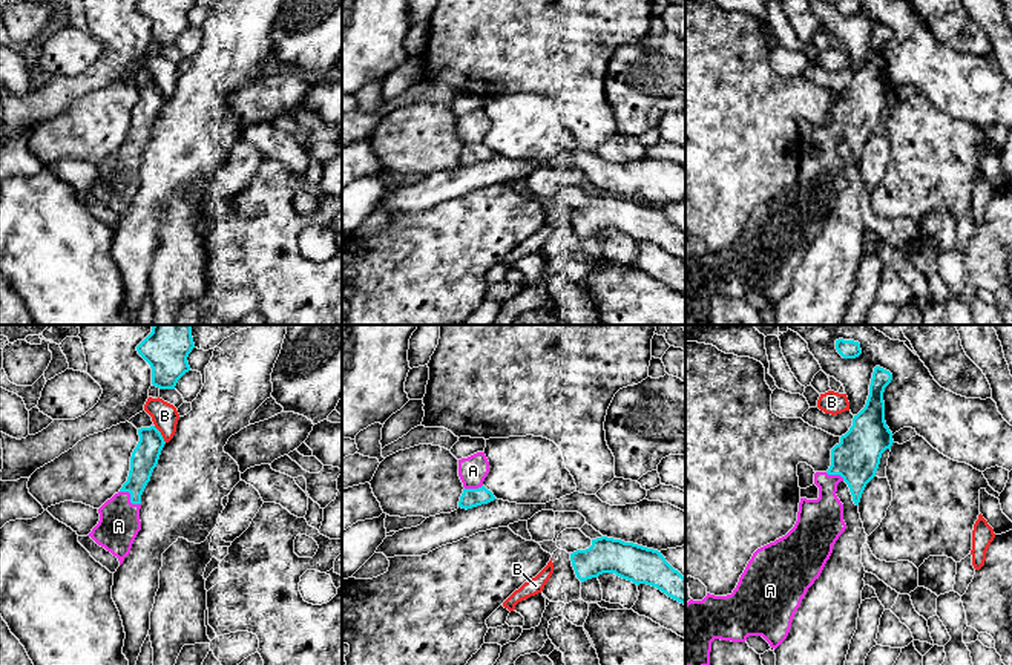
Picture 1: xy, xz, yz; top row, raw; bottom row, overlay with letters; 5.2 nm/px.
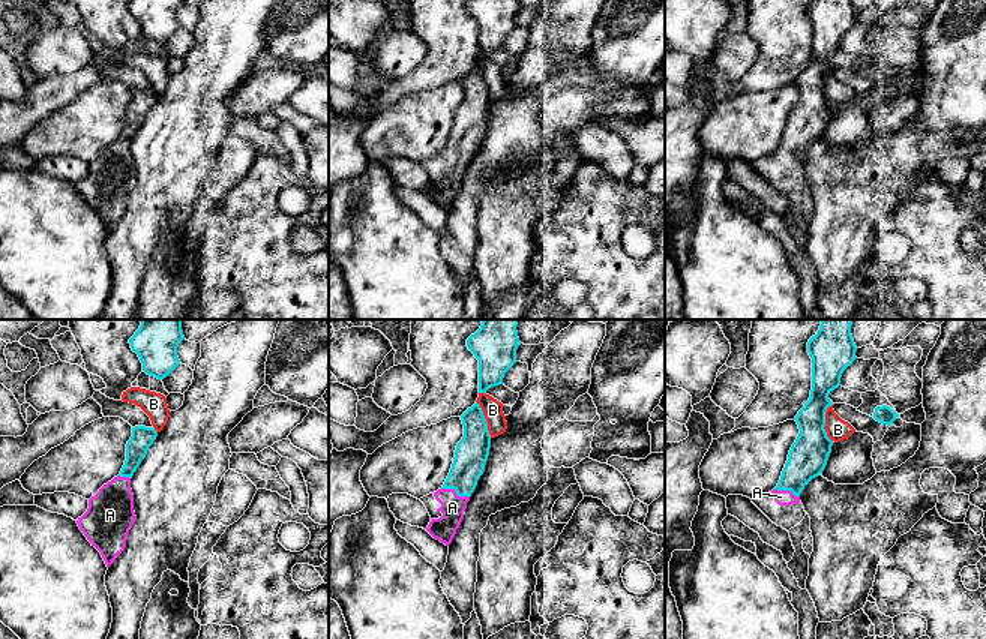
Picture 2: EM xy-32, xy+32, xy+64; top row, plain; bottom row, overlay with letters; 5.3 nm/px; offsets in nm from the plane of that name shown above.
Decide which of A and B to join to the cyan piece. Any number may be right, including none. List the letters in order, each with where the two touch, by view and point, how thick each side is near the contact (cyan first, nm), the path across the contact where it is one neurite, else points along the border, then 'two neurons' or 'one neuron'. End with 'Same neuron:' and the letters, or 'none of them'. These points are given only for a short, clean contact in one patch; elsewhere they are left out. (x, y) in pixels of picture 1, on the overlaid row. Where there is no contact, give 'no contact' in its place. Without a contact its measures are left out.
A: contact xy (131, 498); calibres 140 and 220 nm; way xy (144, 457), (131, 498), (121, 511), (118, 526); one neuron
B: contact xy (160, 434); calibres 140 and 140 nm; two neurons
Same neuron: A

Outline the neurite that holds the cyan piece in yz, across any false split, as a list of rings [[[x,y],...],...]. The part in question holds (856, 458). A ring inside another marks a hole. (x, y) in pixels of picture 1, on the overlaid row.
[[[874,368],[866,405],[854,415],[853,426],[840,437],[840,443],[831,449],[830,469],[814,473],[819,498],[800,498],[794,527],[785,536],[753,553],[731,595],[707,593],[702,601],[690,599],[685,604],[685,665],[710,665],[715,639],[745,642],[748,636],[762,636],[774,650],[787,639],[794,613],[808,588],[820,576],[833,553],[833,545],[846,529],[843,504],[836,495],[837,484],[845,481],[854,504],[859,506],[866,484],[876,477],[882,454],[894,443],[892,432],[885,421],[883,401],[885,388],[891,380],[889,371]]]

